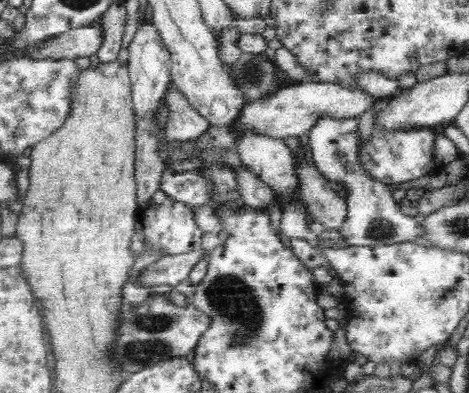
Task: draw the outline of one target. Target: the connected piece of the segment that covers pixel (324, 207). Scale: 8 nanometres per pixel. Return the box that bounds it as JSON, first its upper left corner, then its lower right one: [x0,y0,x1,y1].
[282,136,347,230]

